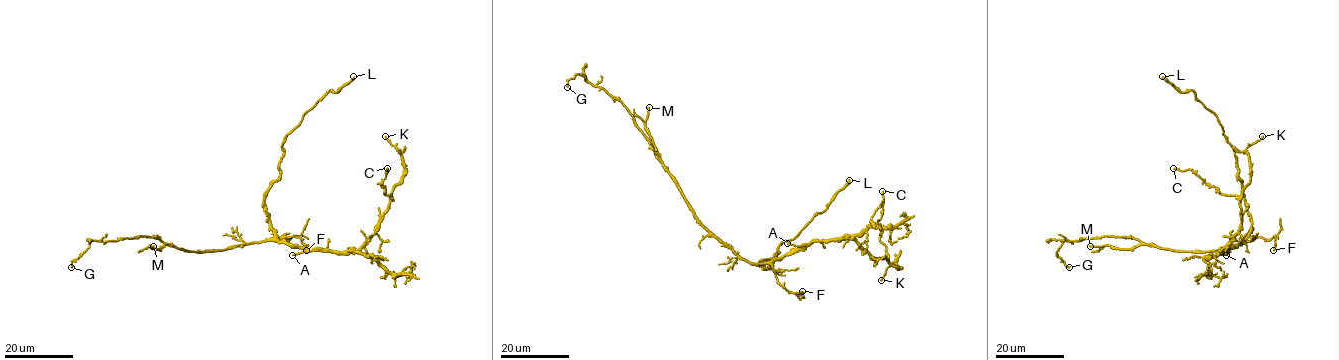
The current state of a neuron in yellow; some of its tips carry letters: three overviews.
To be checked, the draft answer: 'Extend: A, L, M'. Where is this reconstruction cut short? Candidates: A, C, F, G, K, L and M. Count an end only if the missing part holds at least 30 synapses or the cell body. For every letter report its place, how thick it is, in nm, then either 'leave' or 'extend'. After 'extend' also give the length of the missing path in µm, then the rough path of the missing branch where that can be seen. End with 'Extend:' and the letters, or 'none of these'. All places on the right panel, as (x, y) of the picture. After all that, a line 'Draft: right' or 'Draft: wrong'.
A: at (1226, 255); 220 nm thick; extend; about 70 µm are missing; missing branch runs (1226, 255), (1211, 294), (1211, 305), (1220, 320), (1216, 330), (1218, 348), (1224, 335), (1228, 331), (1231, 334)
C: at (1173, 168); 170 nm thick; leave
F: at (1273, 250); 280 nm thick; leave
G: at (1069, 267); 150 nm thick; leave
K: at (1262, 136); 140 nm thick; leave
L: at (1162, 76); 360 nm thick; extend; about 100 µm are missing; missing branch runs (1162, 76), (1147, 41), (1171, 46), (1186, 31), (1170, 62), (1197, 103), (1196, 65), (1208, 59)
M: at (1090, 246); 280 nm thick; extend; about 40 µm are missing; missing branch runs (1090, 246), (1061, 250), (1035, 263), (1025, 274), (1042, 280), (1041, 287)
Extend: A, L, M
Draft: right

